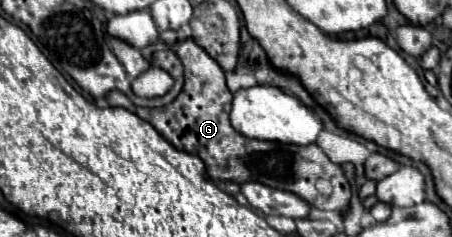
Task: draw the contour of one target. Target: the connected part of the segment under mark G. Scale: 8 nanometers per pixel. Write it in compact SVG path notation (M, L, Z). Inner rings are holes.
M191 38L173 44L171 50L177 54L177 58L183 62L185 68L185 86L171 104L163 108L137 108L123 92L111 90L107 94L109 106L121 106L125 110L133 110L133 114L147 120L177 150L199 156L207 166L209 178L215 182L227 182L227 180L237 184L261 182L271 188L293 192L303 200L307 200L311 206L317 206L321 210L339 212L349 206L351 188L343 176L343 170L337 164L333 164L317 144L295 146L281 142L263 142L235 132L233 126L229 124L233 94L225 86L225 72L221 70L221 66L209 54L205 54L205 50L201 50L201 46L197 46ZM319 178L331 182L333 190L329 196L321 194L315 188L315 182Z

